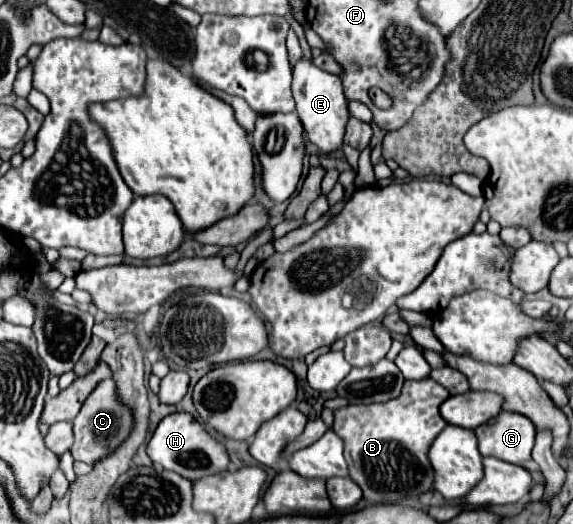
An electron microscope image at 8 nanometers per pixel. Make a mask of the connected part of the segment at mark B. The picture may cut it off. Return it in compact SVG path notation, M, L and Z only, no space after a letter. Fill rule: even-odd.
M432 378L406 380L402 394L386 404L350 404L346 408L334 410L332 430L344 440L346 460L350 464L350 478L362 488L364 500L368 504L396 504L410 496L420 496L434 488L434 468L428 458L428 450L434 438L446 428L444 418L438 408L448 398L448 390L434 382Z

